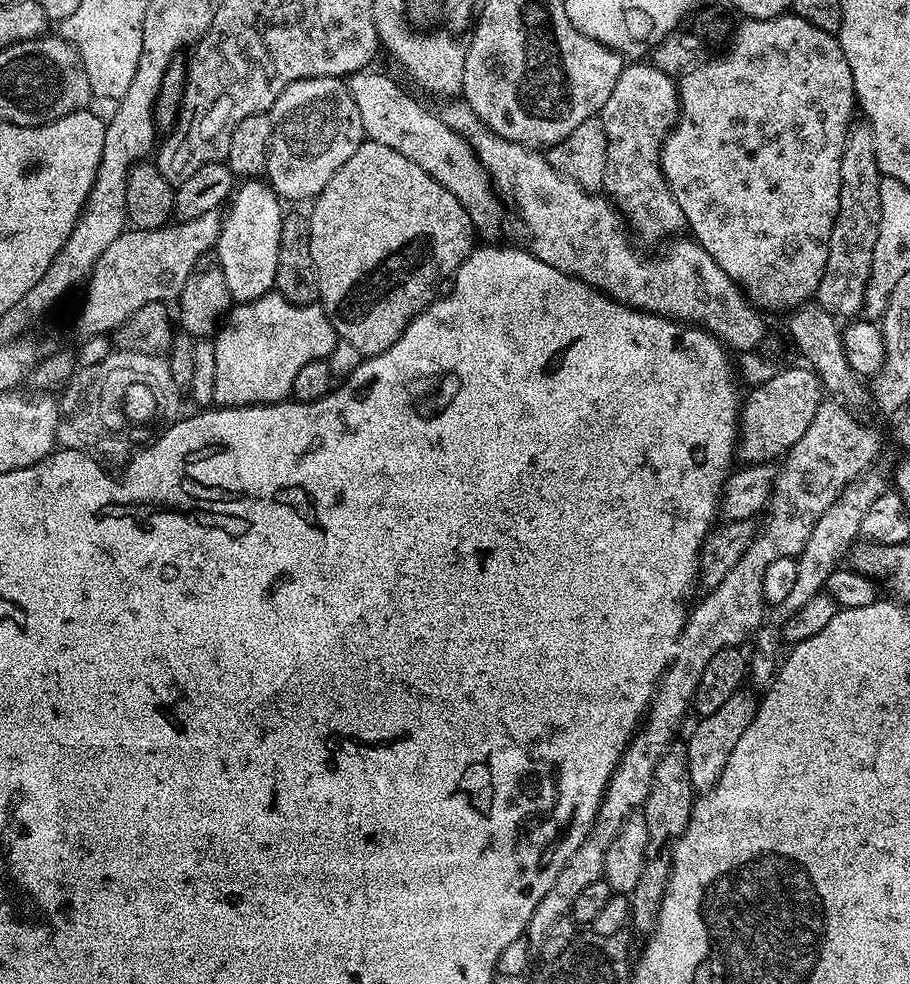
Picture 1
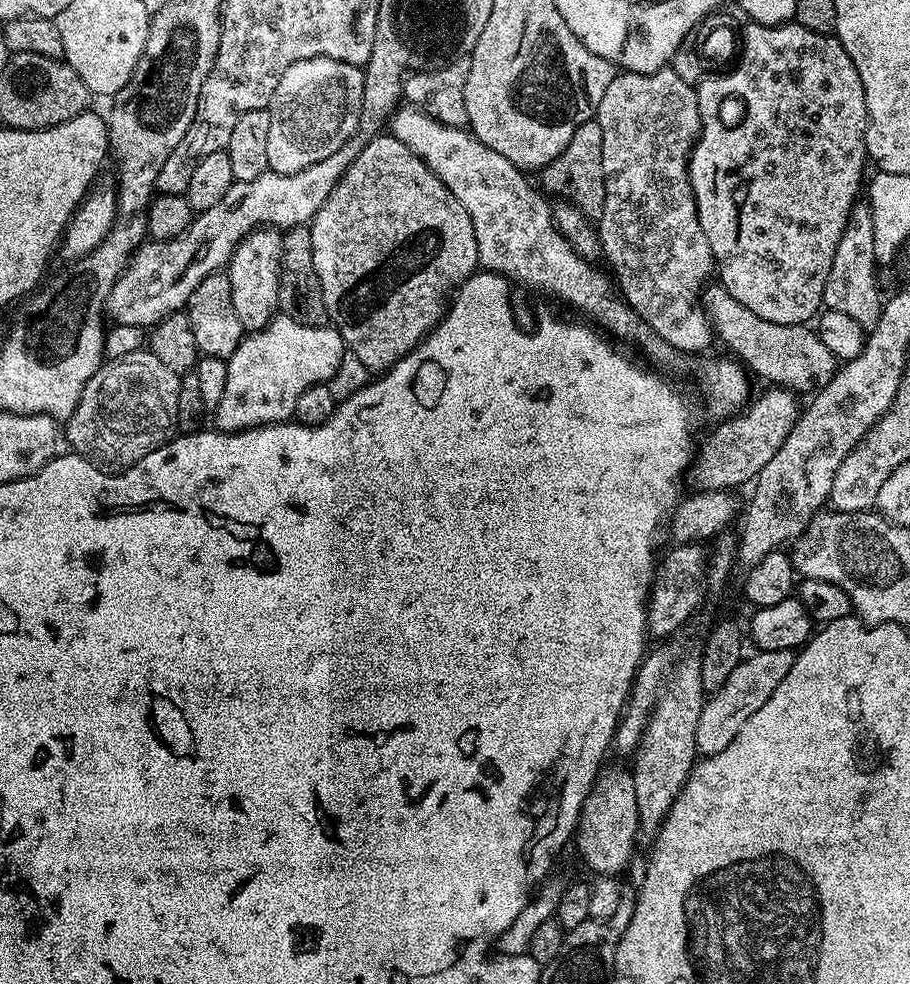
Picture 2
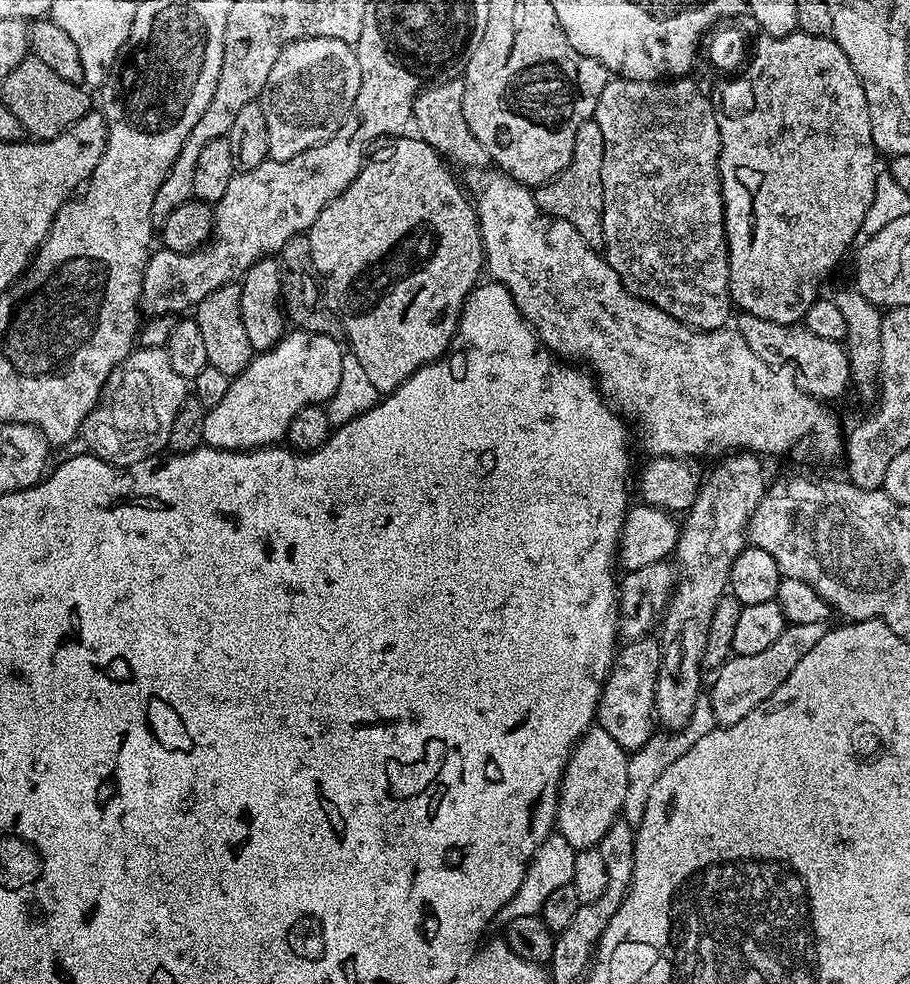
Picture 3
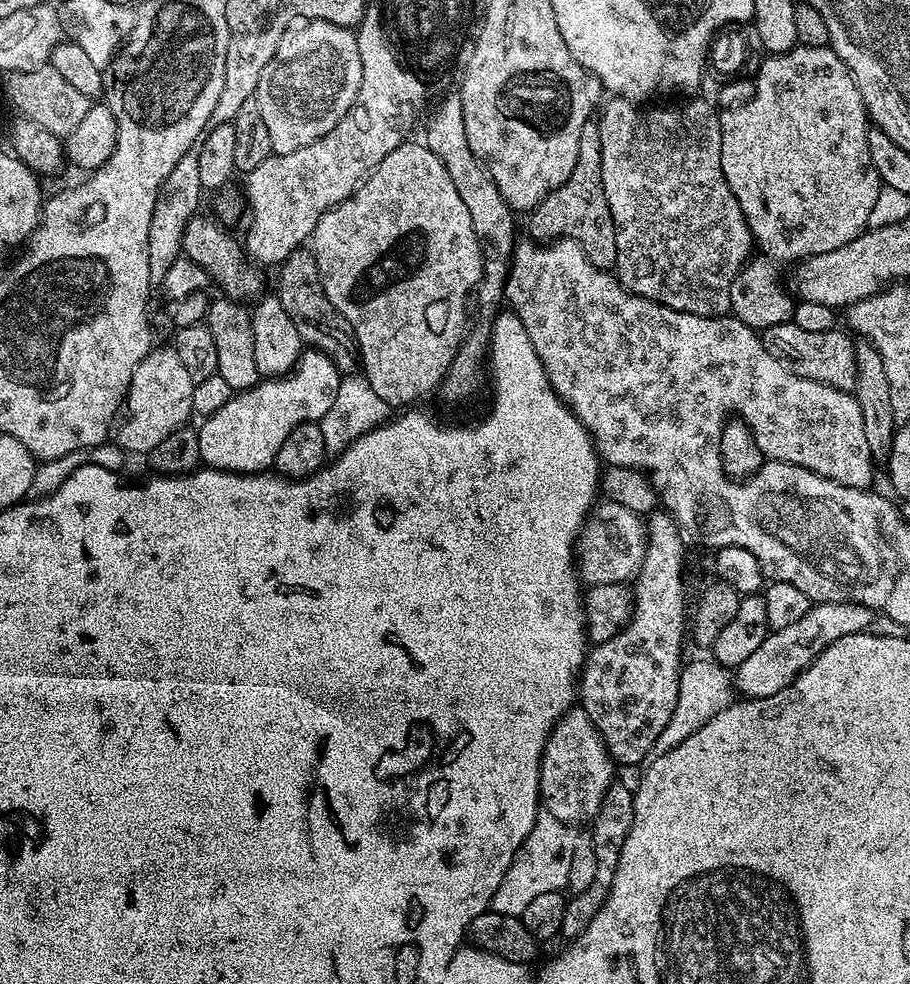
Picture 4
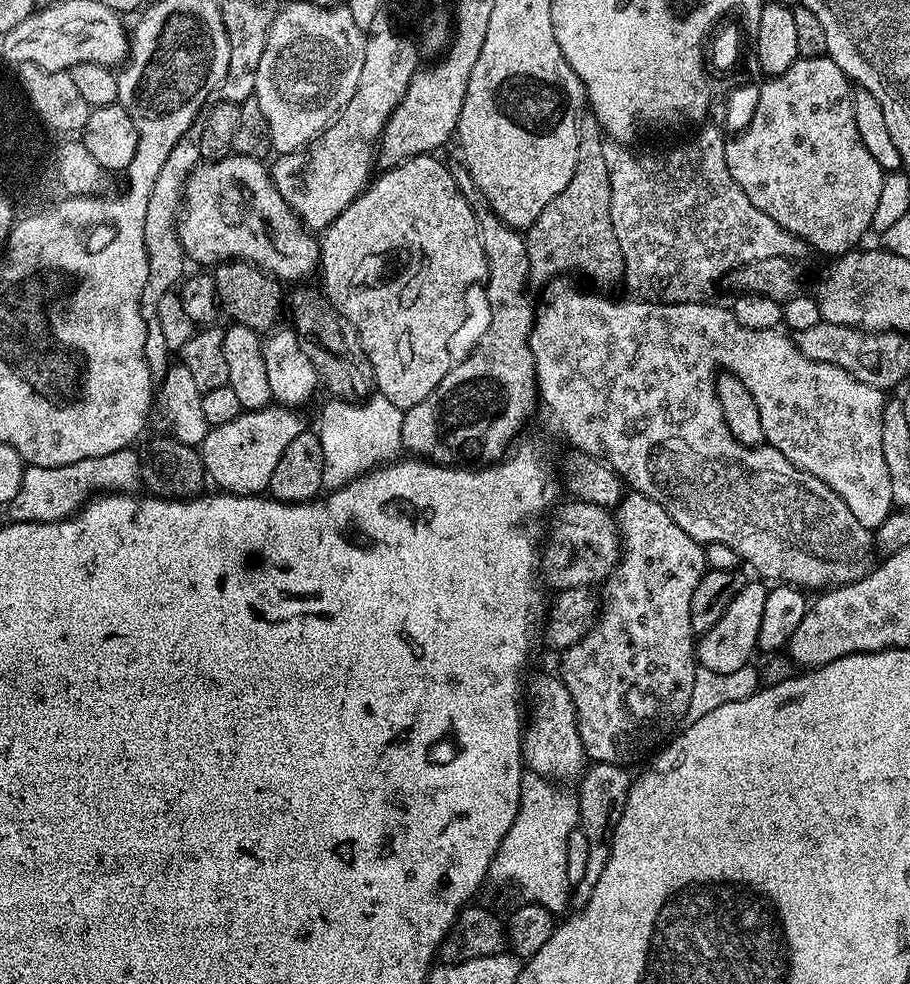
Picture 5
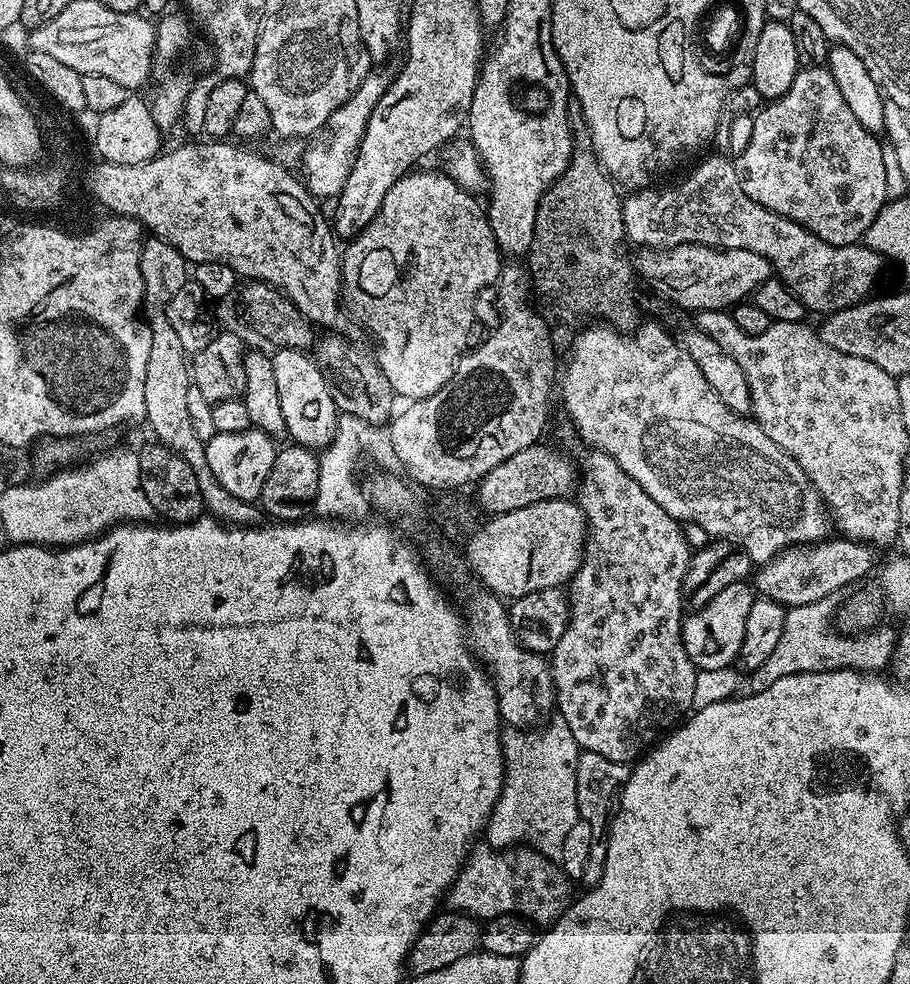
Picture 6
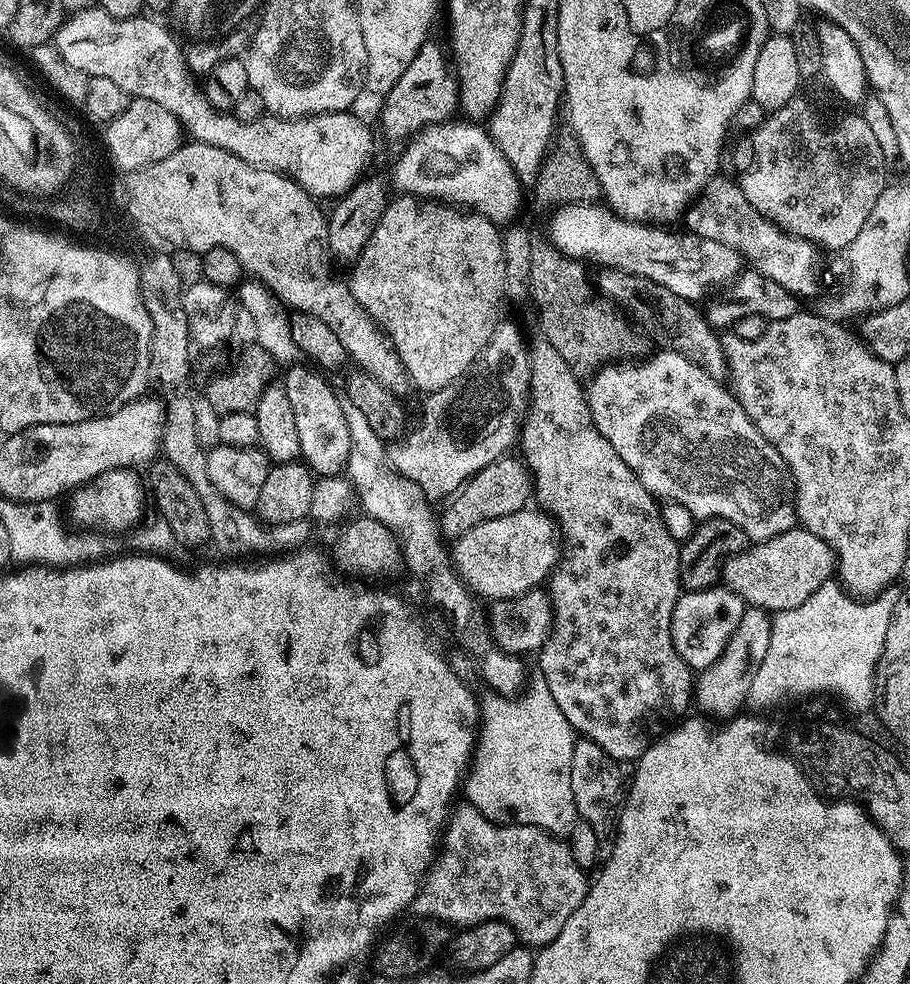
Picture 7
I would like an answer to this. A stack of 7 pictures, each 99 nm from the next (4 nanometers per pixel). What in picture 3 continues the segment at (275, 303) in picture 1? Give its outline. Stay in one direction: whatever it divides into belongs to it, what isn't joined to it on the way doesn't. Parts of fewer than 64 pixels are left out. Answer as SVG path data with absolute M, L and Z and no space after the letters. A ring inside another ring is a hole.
M289 331L273 348L268 348L265 352L255 353L252 361L246 366L246 370L242 370L238 375L229 379L228 389L222 397L222 402L218 402L218 406L209 408L204 413L204 421L202 422L202 438L204 439L204 444L209 448L217 448L218 450L226 450L227 452L251 452L254 448L267 448L269 446L279 445L287 437L290 422L294 418L294 414L298 414L298 410L302 410L311 404L324 406L331 399L336 389L338 389L338 382L341 381L342 360L345 353L345 345L337 337L318 334L317 332Z

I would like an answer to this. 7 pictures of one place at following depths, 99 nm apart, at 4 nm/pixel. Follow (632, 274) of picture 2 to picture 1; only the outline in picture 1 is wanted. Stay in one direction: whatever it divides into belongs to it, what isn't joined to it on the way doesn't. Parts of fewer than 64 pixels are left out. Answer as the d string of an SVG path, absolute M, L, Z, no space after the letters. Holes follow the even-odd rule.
M650 62L625 63L598 115L602 126L606 126L603 191L616 205L623 223L633 237L641 236L644 240L664 242L675 237L679 233L676 231L685 227L684 215L660 168L660 145L680 115L677 81Z

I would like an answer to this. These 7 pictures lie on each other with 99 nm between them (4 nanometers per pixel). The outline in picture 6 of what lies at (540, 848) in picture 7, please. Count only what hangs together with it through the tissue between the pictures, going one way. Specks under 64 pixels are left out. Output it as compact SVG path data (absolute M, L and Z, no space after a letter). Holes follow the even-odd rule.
M487 846L473 847L469 851L468 859L456 880L446 893L446 904L453 912L465 912L481 922L493 920L502 914L522 916L533 925L551 926L566 909L573 899L573 885L561 871L561 865L553 862L549 857L527 846L517 847L515 850L497 850Z

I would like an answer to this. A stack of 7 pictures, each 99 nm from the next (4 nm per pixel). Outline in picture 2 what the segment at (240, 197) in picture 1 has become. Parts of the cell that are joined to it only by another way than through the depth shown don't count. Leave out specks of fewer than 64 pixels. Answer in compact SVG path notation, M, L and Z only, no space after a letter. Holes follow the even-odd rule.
M261 226L251 232L234 250L226 265L230 278L230 302L238 322L242 322L245 333L265 328L273 316L277 315L278 282L280 281L280 255L282 254L282 235L277 229Z

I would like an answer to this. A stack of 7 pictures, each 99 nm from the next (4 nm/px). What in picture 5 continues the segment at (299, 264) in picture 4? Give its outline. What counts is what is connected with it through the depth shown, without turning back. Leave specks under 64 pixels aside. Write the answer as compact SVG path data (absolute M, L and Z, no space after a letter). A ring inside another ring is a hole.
M319 287L294 289L288 304L292 307L292 321L290 321L290 324L302 346L302 354L306 354L306 358L310 358L310 362L314 366L317 377L322 381L323 387L325 384L332 391L330 393L333 397L342 400L356 402L367 397L374 388L372 367L367 356L364 355L364 347L354 330L354 326L350 326L350 322L346 318L342 318L340 311L328 301L328 297L324 295Z

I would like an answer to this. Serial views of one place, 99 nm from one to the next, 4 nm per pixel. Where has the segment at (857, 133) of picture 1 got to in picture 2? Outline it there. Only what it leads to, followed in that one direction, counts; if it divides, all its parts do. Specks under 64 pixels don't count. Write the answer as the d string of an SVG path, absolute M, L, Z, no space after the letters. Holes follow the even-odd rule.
M857 202L846 222L846 230L842 230L842 238L838 238L834 262L830 262L830 274L824 287L824 304L834 310L842 310L842 314L850 314L850 318L854 318L854 322L858 322L858 326L865 330L878 326L884 300L876 285L876 270L878 263L874 254L874 218L867 203Z

